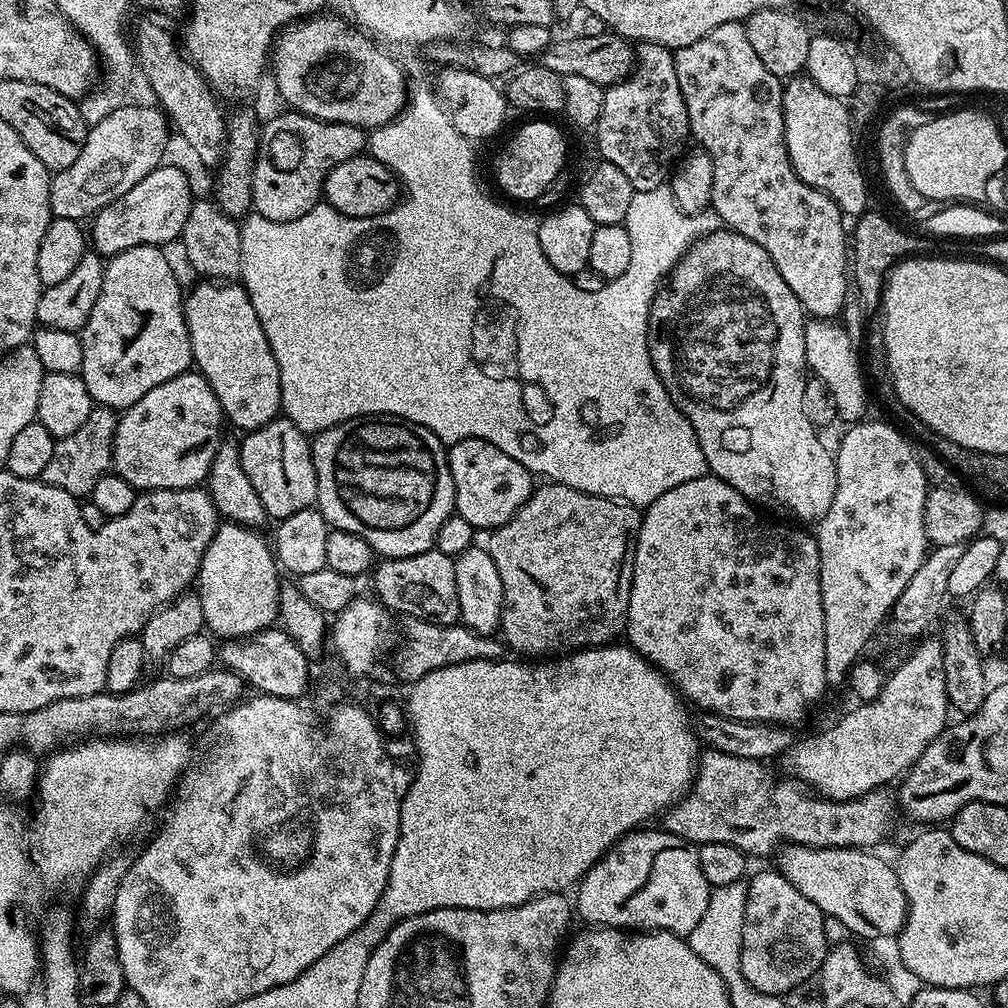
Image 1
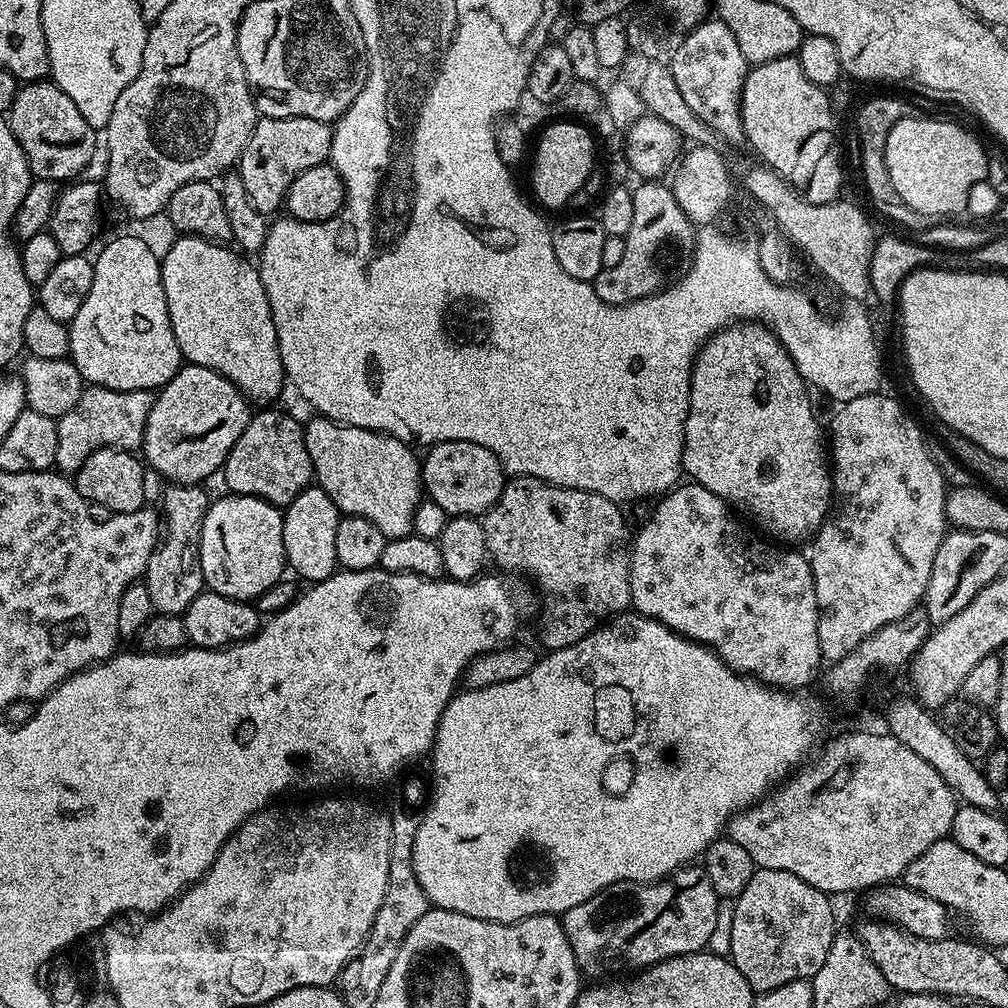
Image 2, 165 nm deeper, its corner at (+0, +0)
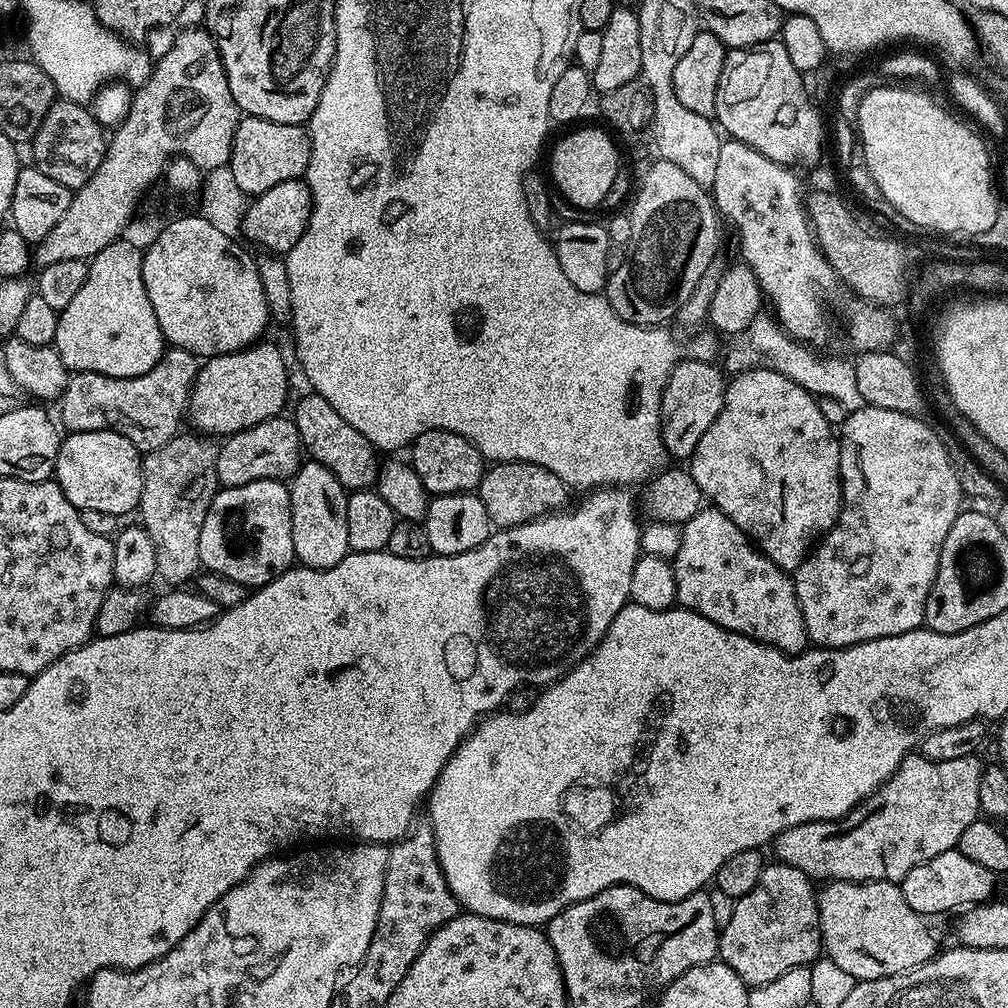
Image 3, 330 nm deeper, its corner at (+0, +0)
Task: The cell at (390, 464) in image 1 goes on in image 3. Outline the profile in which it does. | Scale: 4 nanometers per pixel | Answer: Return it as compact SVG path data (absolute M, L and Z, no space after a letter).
M315 394L307 395L297 402L296 413L294 413L303 451L311 459L317 460L322 466L326 466L326 470L330 470L334 474L334 478L338 478L338 482L346 490L371 489L375 485L378 471L377 449L372 447L372 443L361 432L354 430L354 426L347 423L346 418L342 418L342 414L338 414L338 410L334 410L334 406L330 406L330 402L326 402L326 398Z

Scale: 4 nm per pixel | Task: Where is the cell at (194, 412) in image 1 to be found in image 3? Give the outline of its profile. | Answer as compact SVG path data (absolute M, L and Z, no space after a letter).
M264 343L251 344L240 352L210 356L201 363L186 413L197 433L209 438L227 438L285 411L288 364L278 345Z

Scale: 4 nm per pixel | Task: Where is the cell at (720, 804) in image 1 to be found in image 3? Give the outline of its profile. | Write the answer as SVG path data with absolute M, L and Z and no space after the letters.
M910 754L875 794L841 820L810 822L794 826L777 836L774 841L775 859L802 870L816 882L885 880L899 884L906 874L910 874L910 870L914 870L914 866L922 866L922 862L930 862L930 858L938 858L938 854L953 851L959 845L966 826L970 826L970 822L981 815L978 782L984 768L980 758L973 754L966 758L954 758L951 762L934 762L922 755Z

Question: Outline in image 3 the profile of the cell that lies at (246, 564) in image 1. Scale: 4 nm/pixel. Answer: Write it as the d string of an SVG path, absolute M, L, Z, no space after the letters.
M283 480L221 487L206 510L206 522L202 522L202 538L198 538L201 565L209 573L242 583L249 590L261 588L293 567L296 555L288 490Z

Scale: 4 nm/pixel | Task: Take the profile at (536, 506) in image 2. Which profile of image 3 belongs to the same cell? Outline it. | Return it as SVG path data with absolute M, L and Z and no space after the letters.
M501 460L485 467L478 494L493 525L501 529L513 528L535 517L549 515L553 510L563 509L569 503L570 489L562 482L562 478L558 478L558 474L550 474L550 470L542 466L521 460Z

